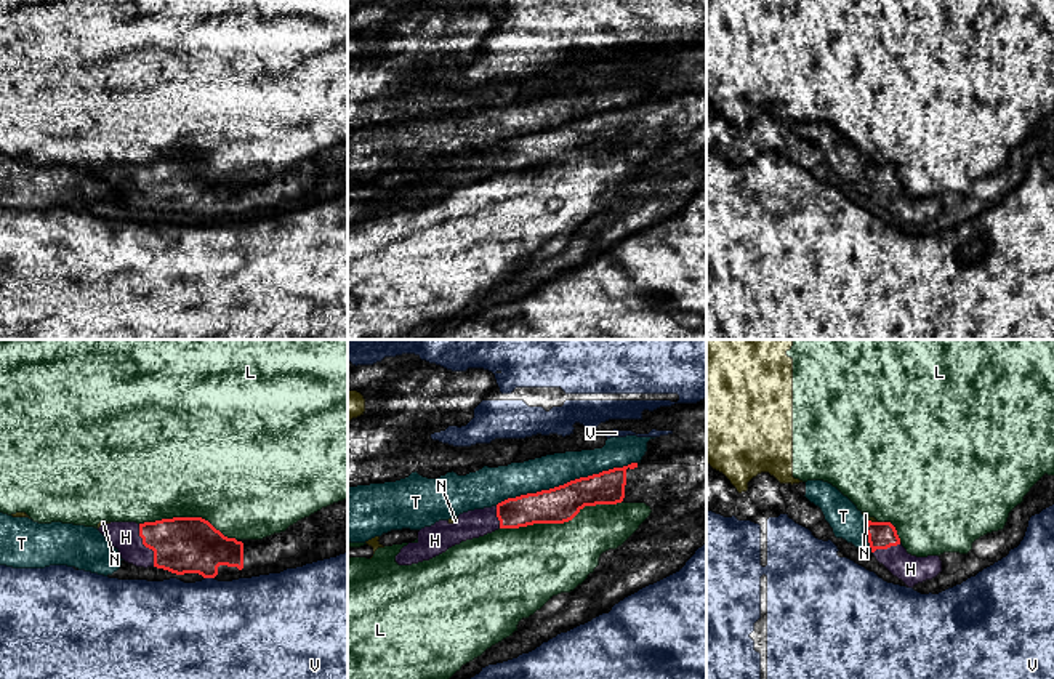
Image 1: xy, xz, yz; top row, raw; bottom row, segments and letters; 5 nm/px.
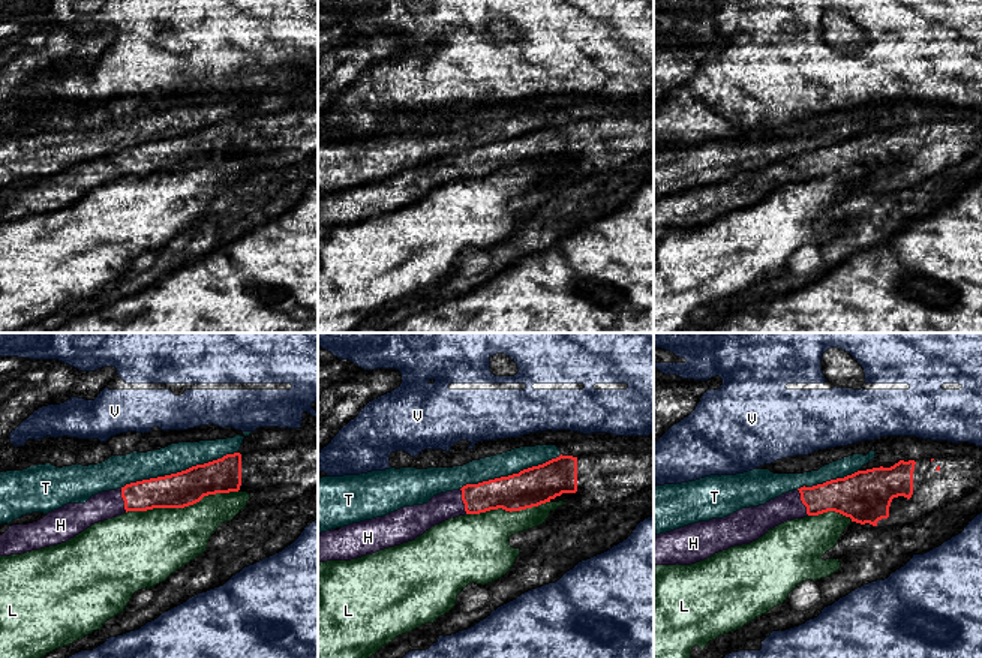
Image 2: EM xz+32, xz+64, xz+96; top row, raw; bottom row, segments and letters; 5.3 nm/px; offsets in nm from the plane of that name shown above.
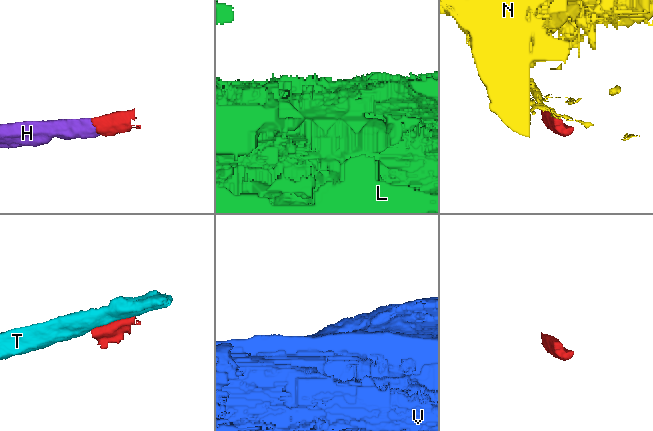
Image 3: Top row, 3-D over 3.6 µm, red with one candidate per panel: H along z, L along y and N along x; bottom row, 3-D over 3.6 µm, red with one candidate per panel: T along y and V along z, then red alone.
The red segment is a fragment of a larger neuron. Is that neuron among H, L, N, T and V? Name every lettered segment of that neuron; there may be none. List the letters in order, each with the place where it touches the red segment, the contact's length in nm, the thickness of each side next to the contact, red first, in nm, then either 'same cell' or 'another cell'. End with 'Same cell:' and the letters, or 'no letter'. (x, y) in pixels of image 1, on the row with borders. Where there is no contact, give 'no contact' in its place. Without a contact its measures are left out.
H: meets red in xy at (146, 546); contact 240 nm long; 280 nm thick on the red side, 140 nm on the other; same cell
L: meets red in xz at (561, 522); contact 650 nm long; 180 nm thick on the red side, 380 nm on the other; another cell
N: meets red in yz at (873, 522); contact 50 nm long; 140 nm thick on the red side, 20 nm on the other; another cell
T: meets red in xz at (567, 482); contact 750 nm long; 180 nm thick on the red side, 170 nm on the other; another cell
V: meets red in xy at (210, 577); contact 50 nm long; 280 nm thick on the red side, 480 nm on the other; another cell
Same cell: H

